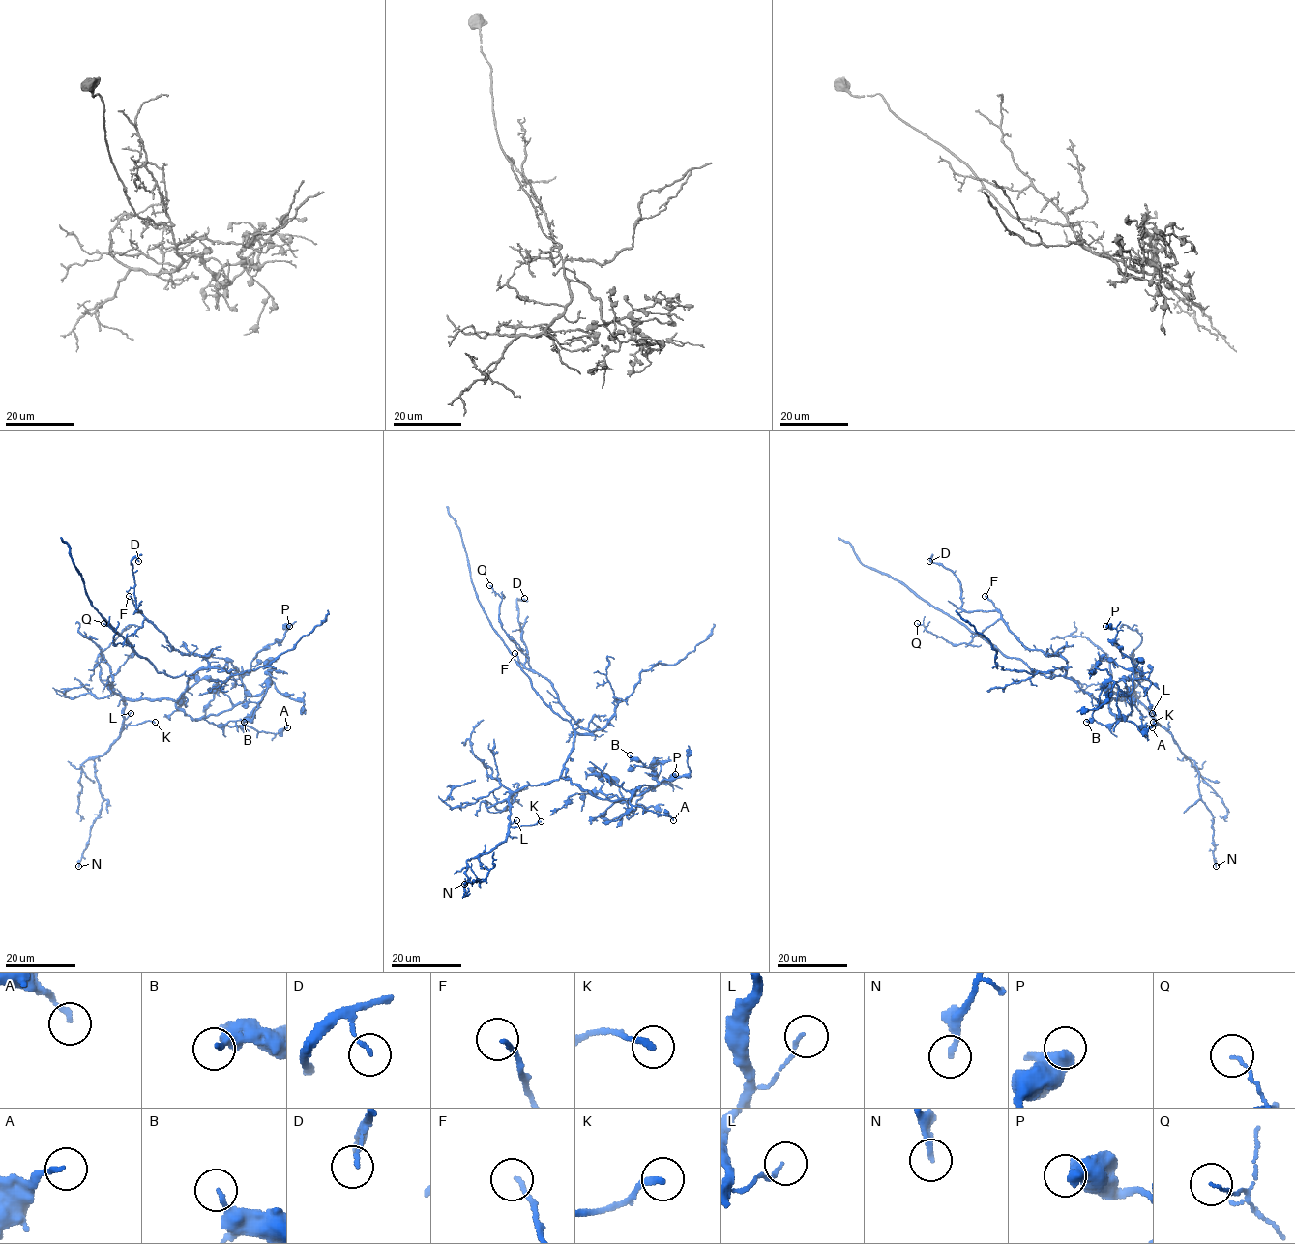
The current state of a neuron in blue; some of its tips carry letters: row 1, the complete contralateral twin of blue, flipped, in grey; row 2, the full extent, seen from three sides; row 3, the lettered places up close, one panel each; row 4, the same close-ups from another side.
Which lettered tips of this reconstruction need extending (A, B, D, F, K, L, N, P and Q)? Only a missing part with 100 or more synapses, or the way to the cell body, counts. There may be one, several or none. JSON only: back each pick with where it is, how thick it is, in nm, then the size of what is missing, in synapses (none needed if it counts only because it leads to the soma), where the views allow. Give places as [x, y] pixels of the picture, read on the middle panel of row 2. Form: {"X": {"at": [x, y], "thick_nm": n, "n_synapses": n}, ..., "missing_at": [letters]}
{"missing_at": []}

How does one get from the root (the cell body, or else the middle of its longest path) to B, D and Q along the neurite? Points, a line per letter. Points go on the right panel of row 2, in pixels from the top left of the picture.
B: (1074, 682), (1108, 701), (1117, 719), (1130, 714), (1131, 701), (1107, 681), (1086, 722)
D: (1074, 682), (1065, 677), (1060, 655), (1029, 650), (996, 610), (965, 611), (956, 577), (929, 561)
Q: (1074, 682), (1065, 677), (1067, 662), (1060, 655), (1029, 650), (1001, 619), (969, 642), (958, 644), (917, 623)

